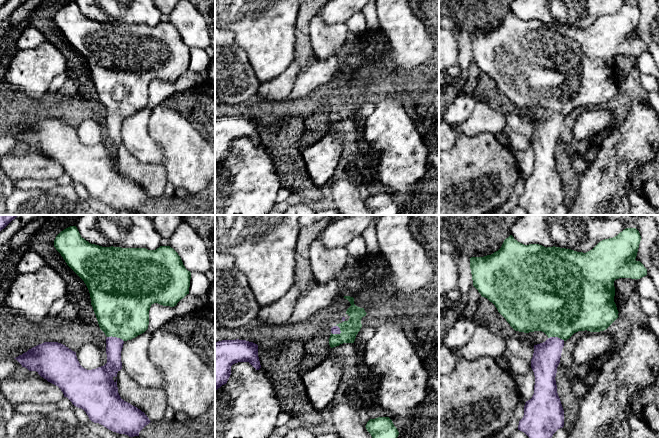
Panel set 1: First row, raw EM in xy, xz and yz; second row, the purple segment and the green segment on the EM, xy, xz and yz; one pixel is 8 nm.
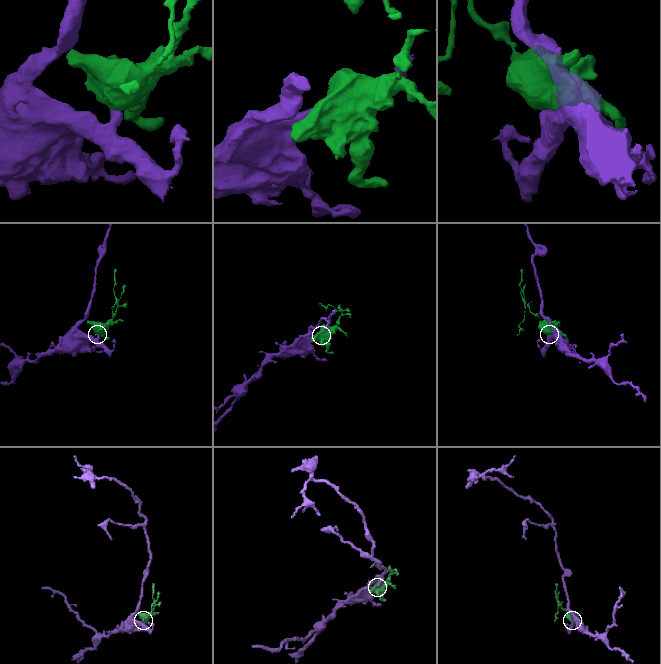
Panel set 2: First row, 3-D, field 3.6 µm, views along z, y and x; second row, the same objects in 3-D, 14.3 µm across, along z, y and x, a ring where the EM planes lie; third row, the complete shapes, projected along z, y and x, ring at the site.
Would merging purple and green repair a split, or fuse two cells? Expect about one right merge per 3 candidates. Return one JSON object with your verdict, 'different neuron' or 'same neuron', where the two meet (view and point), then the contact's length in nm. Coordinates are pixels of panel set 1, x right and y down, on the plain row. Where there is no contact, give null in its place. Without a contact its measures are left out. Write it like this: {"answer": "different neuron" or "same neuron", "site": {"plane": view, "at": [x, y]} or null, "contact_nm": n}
{"answer": "same neuron", "site": {"plane": "xz", "at": [337, 109]}, "contact_nm": 90}

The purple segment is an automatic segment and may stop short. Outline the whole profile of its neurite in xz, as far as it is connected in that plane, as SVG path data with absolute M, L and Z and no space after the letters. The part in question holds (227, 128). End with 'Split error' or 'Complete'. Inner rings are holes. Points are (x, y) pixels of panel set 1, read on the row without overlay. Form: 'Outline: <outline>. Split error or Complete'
Outline: M222 116L215 119L215 166L226 160L231 142L249 138L256 146L261 144L258 121L246 116Z. Complete

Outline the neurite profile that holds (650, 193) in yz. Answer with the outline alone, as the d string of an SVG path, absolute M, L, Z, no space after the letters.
M648 180L643 184L641 196L650 206L659 210L659 185L654 180Z

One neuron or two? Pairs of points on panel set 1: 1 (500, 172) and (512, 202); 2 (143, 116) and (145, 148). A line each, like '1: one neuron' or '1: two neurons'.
1: two neurons
2: one neuron

